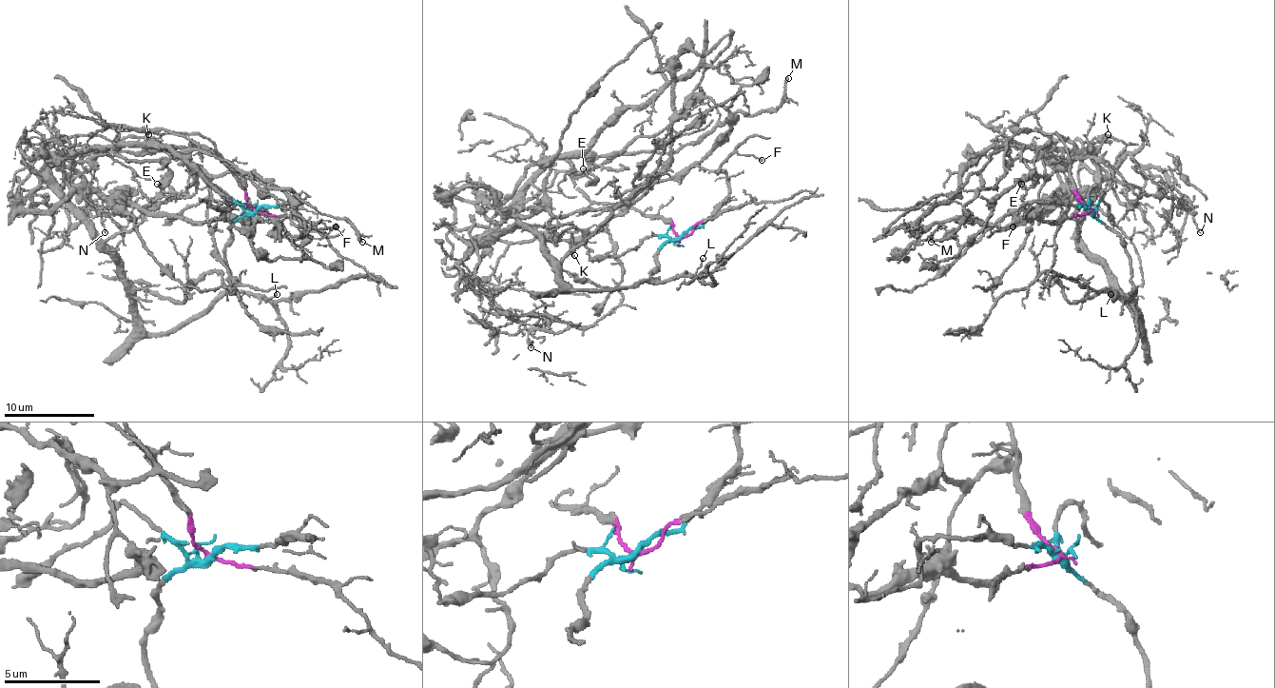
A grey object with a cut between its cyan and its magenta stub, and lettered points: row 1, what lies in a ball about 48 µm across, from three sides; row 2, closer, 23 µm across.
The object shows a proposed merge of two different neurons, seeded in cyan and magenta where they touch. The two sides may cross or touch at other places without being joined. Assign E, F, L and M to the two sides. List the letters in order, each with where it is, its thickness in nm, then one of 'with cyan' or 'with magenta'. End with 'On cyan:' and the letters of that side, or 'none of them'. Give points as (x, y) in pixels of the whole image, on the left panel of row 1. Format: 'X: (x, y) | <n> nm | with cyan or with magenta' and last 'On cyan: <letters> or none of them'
E: (157, 184) | 130 nm | with magenta
F: (336, 226) | 140 nm | with cyan
L: (277, 294) | 130 nm | with cyan
M: (362, 242) | 190 nm | with magenta
On cyan: F, L

